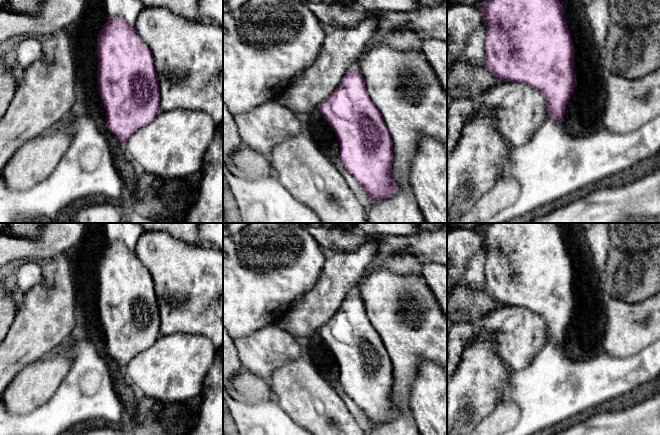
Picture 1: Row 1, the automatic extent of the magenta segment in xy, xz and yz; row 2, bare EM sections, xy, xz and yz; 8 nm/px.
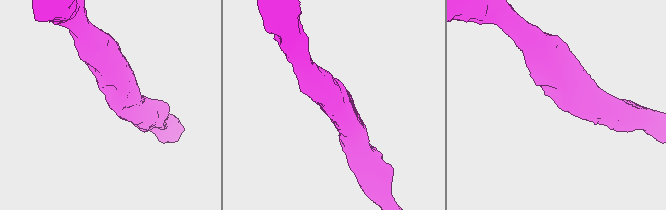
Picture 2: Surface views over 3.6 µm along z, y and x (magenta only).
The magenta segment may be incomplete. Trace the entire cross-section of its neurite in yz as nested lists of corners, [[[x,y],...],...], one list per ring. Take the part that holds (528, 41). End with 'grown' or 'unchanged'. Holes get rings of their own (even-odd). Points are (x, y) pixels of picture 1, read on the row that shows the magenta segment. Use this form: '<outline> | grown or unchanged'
[[[489,0],[487,3],[481,3],[483,8],[482,19],[487,26],[485,39],[485,66],[496,77],[504,82],[518,82],[527,84],[540,92],[546,100],[547,111],[550,120],[562,122],[564,120],[565,108],[577,85],[576,75],[574,73],[574,45],[571,39],[568,25],[564,19],[563,6],[558,0]]] | unchanged

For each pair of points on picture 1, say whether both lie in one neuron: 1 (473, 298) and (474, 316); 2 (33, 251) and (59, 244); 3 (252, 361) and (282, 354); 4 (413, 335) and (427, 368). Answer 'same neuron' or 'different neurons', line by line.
1: same neuron
2: same neuron
3: same neuron
4: different neurons

